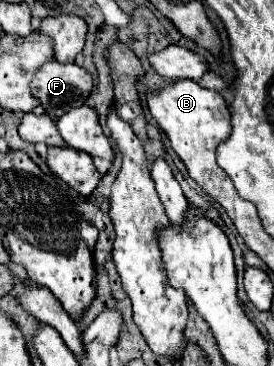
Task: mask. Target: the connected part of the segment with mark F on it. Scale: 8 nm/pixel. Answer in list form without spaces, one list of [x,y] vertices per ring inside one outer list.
[[[44,63],[30,83],[30,93],[42,103],[44,111],[58,119],[66,111],[80,107],[92,91],[92,77],[76,63]]]

